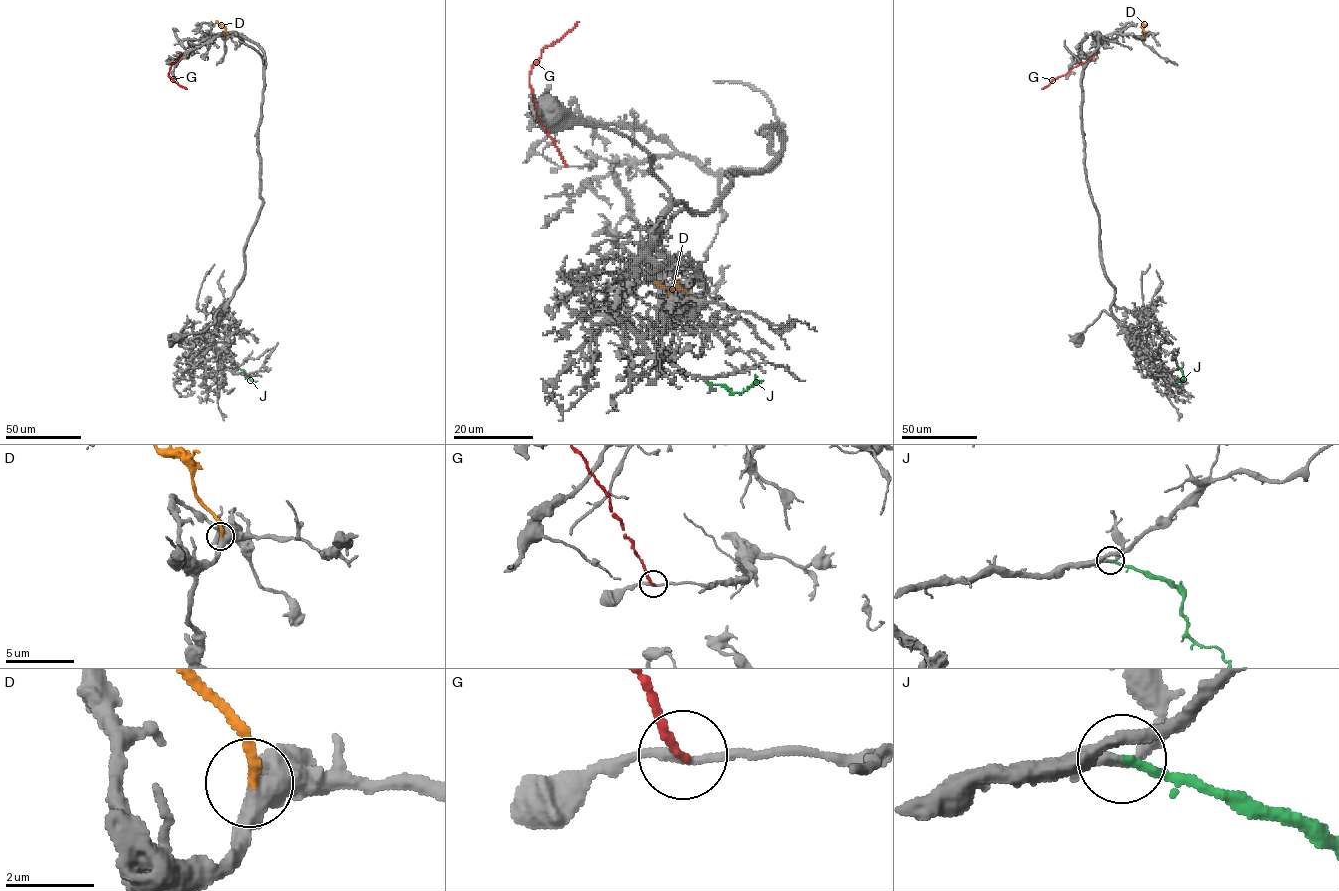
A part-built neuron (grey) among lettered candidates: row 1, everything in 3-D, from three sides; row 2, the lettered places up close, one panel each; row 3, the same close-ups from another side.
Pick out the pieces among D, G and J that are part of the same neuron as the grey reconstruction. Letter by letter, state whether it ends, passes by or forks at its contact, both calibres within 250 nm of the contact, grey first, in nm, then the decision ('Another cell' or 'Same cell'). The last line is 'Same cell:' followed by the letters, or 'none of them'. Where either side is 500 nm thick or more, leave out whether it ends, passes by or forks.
D: It ends there. Thickness 440 nm (grey) against 240 nm. Same cell
G: It ends there. Thickness 170 nm (grey) against 200 nm. Another cell
J: It ends there. Thickness 150 nm (grey) against 200 nm. Same cell
Same cell: D, J

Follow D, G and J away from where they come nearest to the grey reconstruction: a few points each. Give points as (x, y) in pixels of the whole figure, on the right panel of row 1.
D: (1145, 36), (1141, 20)
G: (1097, 53), (1041, 89)
J: (1180, 368), (1183, 378), (1177, 383)

